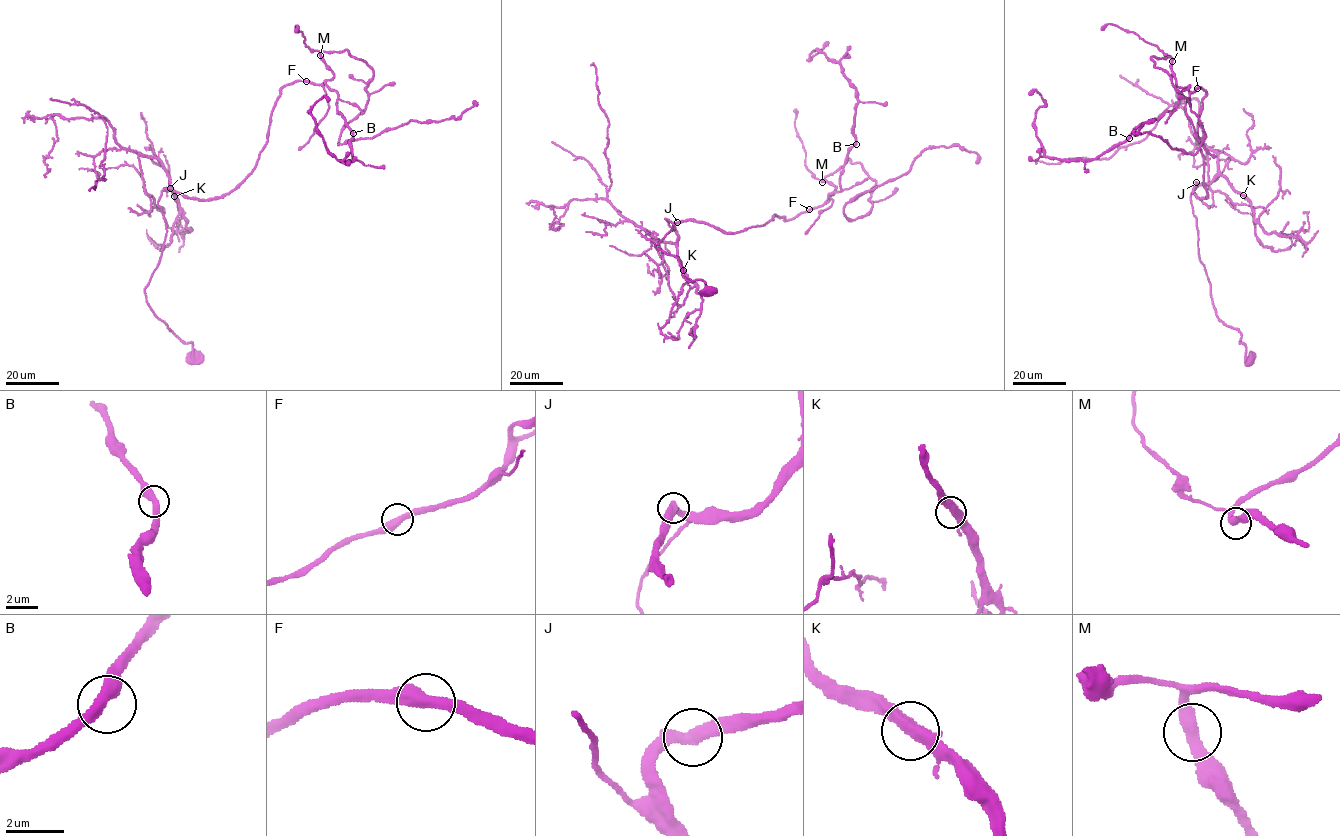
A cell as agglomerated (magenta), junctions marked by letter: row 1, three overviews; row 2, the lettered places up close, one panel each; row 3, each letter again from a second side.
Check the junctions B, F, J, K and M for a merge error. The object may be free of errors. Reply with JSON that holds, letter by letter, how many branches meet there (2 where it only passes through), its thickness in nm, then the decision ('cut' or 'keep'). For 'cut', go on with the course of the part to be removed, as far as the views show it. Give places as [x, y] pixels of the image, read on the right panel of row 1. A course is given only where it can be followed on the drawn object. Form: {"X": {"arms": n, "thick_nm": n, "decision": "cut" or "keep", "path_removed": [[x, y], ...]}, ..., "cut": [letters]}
{"B": {"arms": 2, "thick_nm": 440, "decision": "keep"}, "F": {"arms": 2, "thick_nm": 400, "decision": "keep"}, "J": {"arms": 2, "thick_nm": 440, "decision": "keep"}, "K": {"arms": 2, "thick_nm": 420, "decision": "keep"}, "M": {"arms": 2, "thick_nm": 400, "decision": "keep"}, "cut": []}

